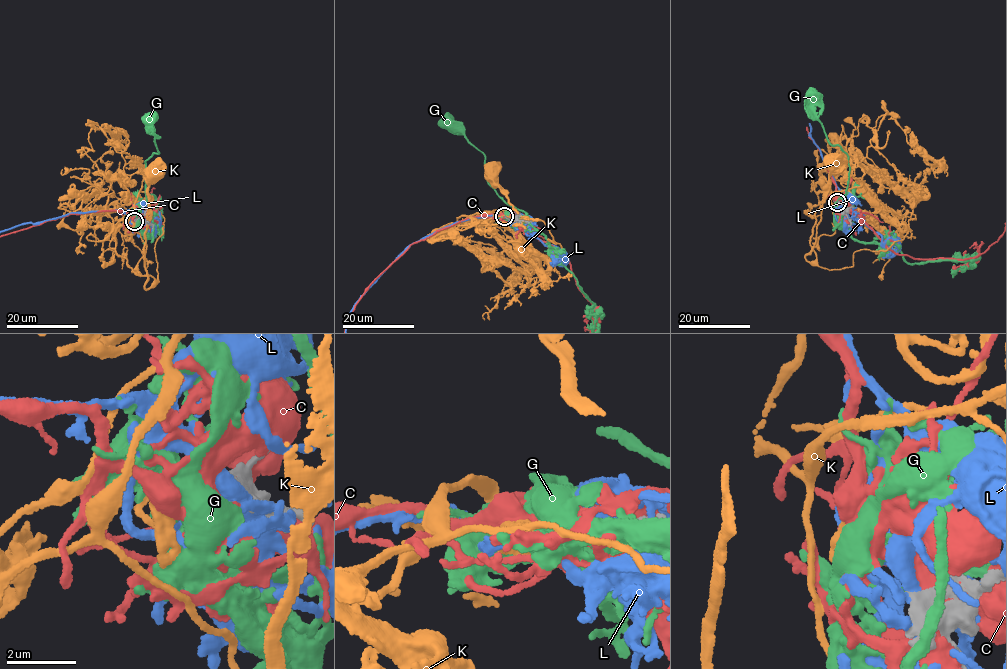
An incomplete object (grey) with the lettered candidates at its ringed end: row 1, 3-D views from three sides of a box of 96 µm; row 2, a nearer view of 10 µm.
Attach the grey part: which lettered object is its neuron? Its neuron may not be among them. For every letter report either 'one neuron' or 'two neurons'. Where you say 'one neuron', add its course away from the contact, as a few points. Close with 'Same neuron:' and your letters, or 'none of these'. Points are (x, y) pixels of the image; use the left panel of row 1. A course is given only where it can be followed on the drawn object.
C: two neurons
G: two neurons
K: one neuron | via (134, 221), (132, 227), (119, 226), (115, 249), (128, 266), (143, 275), (147, 274), (148, 177), (155, 175)
L: two neurons
Same neuron: K

